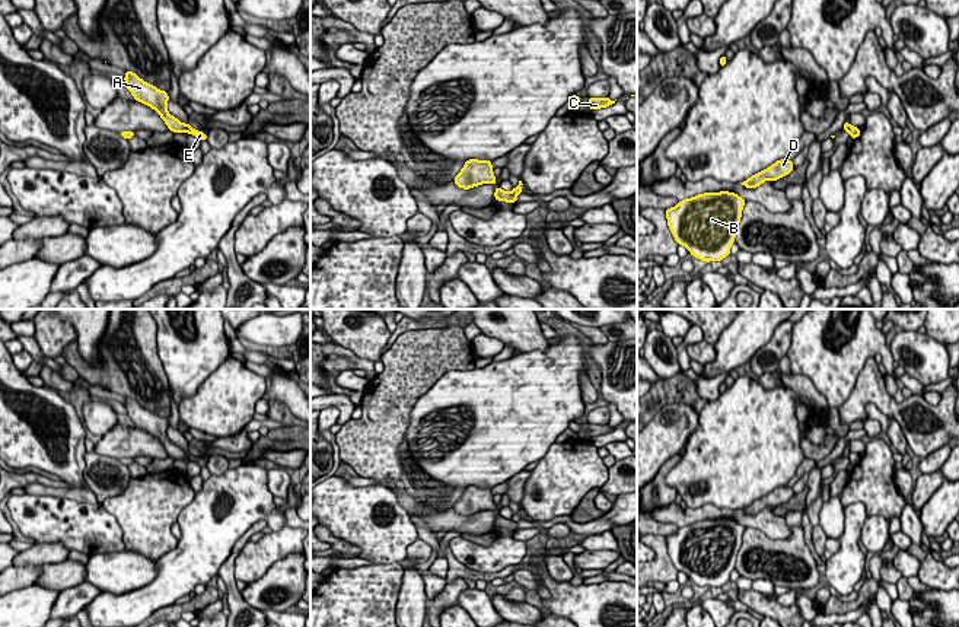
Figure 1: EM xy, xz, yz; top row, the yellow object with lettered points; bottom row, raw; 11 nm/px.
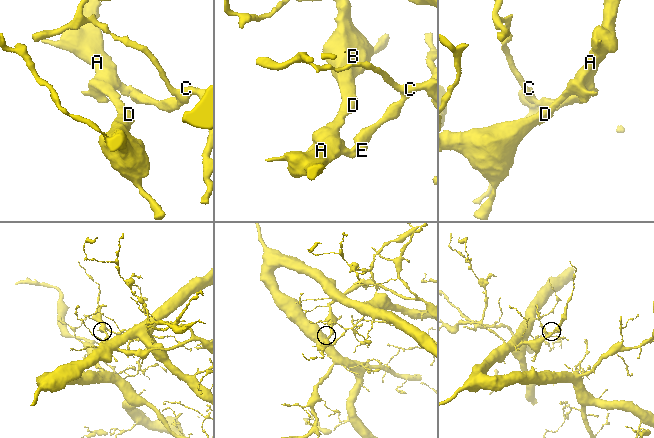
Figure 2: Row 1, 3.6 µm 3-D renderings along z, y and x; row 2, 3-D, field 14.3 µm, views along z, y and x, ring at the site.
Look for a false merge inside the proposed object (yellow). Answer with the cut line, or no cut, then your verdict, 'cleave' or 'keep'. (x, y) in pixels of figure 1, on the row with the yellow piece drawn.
cut in xy along (184, 124), (190, 131); cleave

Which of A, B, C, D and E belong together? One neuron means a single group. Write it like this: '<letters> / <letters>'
A B D / C E

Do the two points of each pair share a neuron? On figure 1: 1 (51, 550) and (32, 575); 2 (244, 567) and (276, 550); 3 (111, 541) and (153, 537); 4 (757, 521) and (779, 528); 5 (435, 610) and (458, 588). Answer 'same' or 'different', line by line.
1: different
2: same
3: different
4: same
5: same

